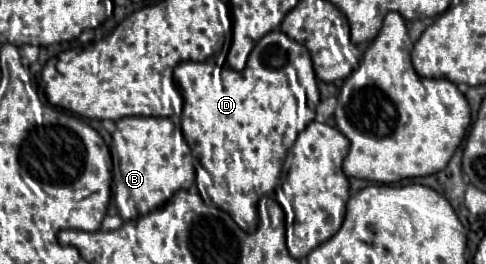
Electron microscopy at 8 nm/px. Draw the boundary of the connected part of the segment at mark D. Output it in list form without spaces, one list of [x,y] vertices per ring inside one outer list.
[[[271,32],[263,36],[251,50],[247,66],[241,72],[226,65],[231,38],[225,39],[215,64],[209,61],[181,62],[173,70],[173,80],[177,82],[177,88],[183,96],[181,128],[191,154],[195,157],[195,185],[201,198],[208,206],[215,206],[231,214],[231,218],[245,232],[255,232],[259,222],[257,202],[263,194],[271,194],[275,190],[285,154],[294,144],[299,132],[305,130],[305,126],[315,119],[319,88],[307,48],[295,40],[289,40],[283,32]]]

